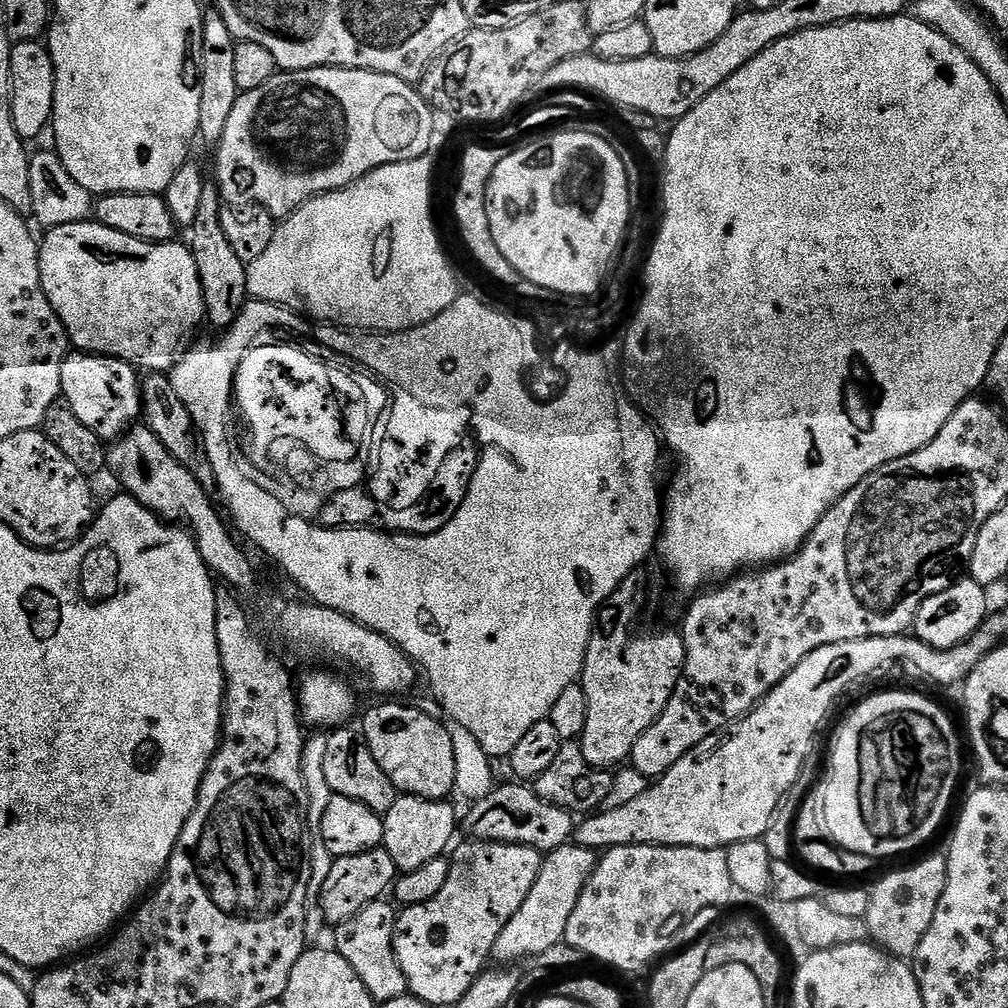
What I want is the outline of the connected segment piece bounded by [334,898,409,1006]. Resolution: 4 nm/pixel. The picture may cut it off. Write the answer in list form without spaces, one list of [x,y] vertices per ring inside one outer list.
[[[381,898],[362,906],[358,914],[346,918],[334,928],[336,932],[334,951],[342,954],[346,962],[350,962],[354,974],[362,978],[362,986],[366,986],[372,999],[380,1006],[386,1002],[394,1002],[394,998],[409,995],[406,974],[402,974],[402,966],[398,966],[398,958],[394,950],[398,912],[391,903],[388,905],[386,901],[387,899]]]

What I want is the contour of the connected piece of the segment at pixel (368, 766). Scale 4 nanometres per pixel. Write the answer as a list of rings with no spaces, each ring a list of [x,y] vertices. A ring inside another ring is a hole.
[[[340,726],[327,733],[326,758],[322,762],[322,771],[326,773],[326,782],[330,782],[330,790],[342,798],[354,798],[354,802],[362,802],[362,806],[370,806],[370,810],[381,814],[394,806],[397,790],[394,782],[386,778],[386,770],[374,762],[374,754],[370,754],[370,746],[364,741],[363,731],[356,732],[352,726]]]

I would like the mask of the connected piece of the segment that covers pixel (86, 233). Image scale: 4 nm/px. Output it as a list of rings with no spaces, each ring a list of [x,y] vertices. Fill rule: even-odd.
[[[85,222],[83,224],[63,224],[57,228],[47,229],[39,241],[40,250],[40,281],[42,290],[54,306],[62,326],[68,331],[68,338],[73,349],[87,352],[94,356],[112,356],[116,360],[125,360],[137,370],[143,370],[148,374],[168,374],[176,365],[182,349],[185,347],[184,339],[188,332],[192,332],[201,323],[206,320],[206,311],[204,309],[204,295],[202,294],[202,282],[198,274],[198,266],[192,257],[192,250],[187,243],[165,242],[162,244],[152,244],[148,240],[139,240],[130,238],[130,234],[122,234],[118,230],[110,230],[98,222]]]

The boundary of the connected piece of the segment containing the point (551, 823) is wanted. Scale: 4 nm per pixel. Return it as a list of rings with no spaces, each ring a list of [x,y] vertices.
[[[511,782],[512,784],[501,783],[493,788],[486,798],[475,801],[468,813],[463,813],[462,828],[469,832],[472,840],[493,840],[495,844],[521,844],[527,848],[534,848],[541,854],[553,852],[569,843],[574,836],[574,816],[564,808],[553,804],[547,804],[527,783]]]

